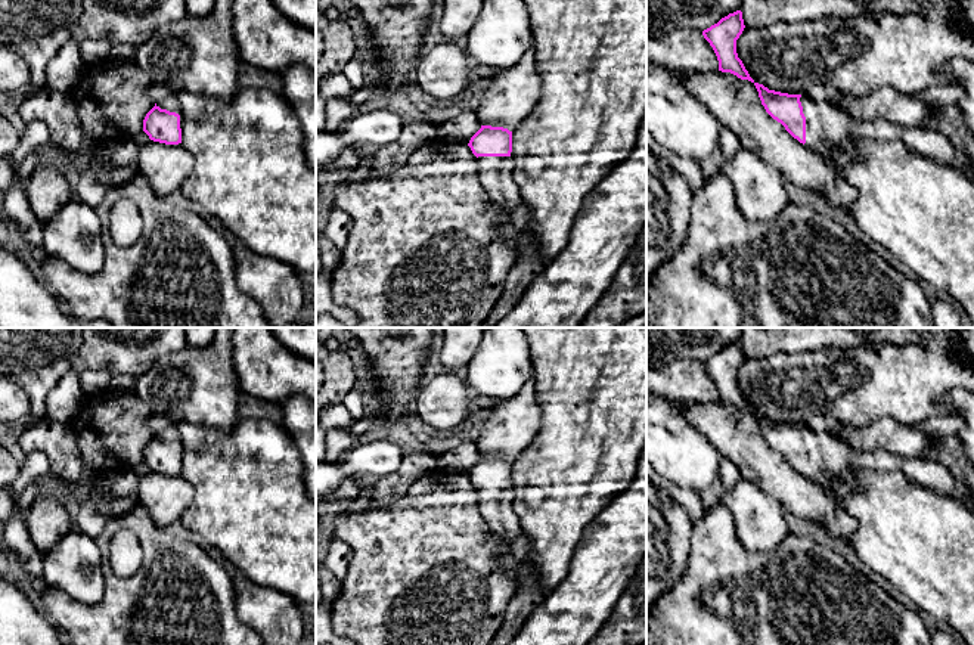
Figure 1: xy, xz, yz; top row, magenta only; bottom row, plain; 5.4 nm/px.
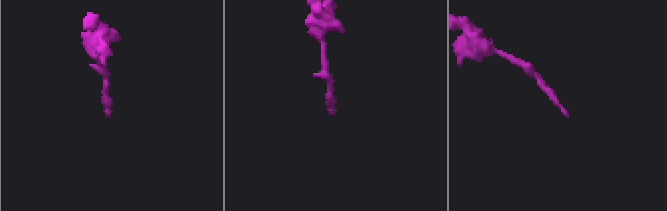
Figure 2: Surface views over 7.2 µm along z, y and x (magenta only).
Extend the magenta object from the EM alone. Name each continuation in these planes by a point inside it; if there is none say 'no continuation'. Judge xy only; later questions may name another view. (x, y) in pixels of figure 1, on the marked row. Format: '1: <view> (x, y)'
1: xy (171, 104)

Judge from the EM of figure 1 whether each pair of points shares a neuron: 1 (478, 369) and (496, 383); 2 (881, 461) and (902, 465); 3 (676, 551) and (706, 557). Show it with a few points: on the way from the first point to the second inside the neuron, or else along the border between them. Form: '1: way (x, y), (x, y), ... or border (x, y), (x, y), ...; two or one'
1: way (483, 371), (492, 378); one
2: way (886, 462), (897, 462); one
3: border (694, 524), (688, 567), (675, 586); two

